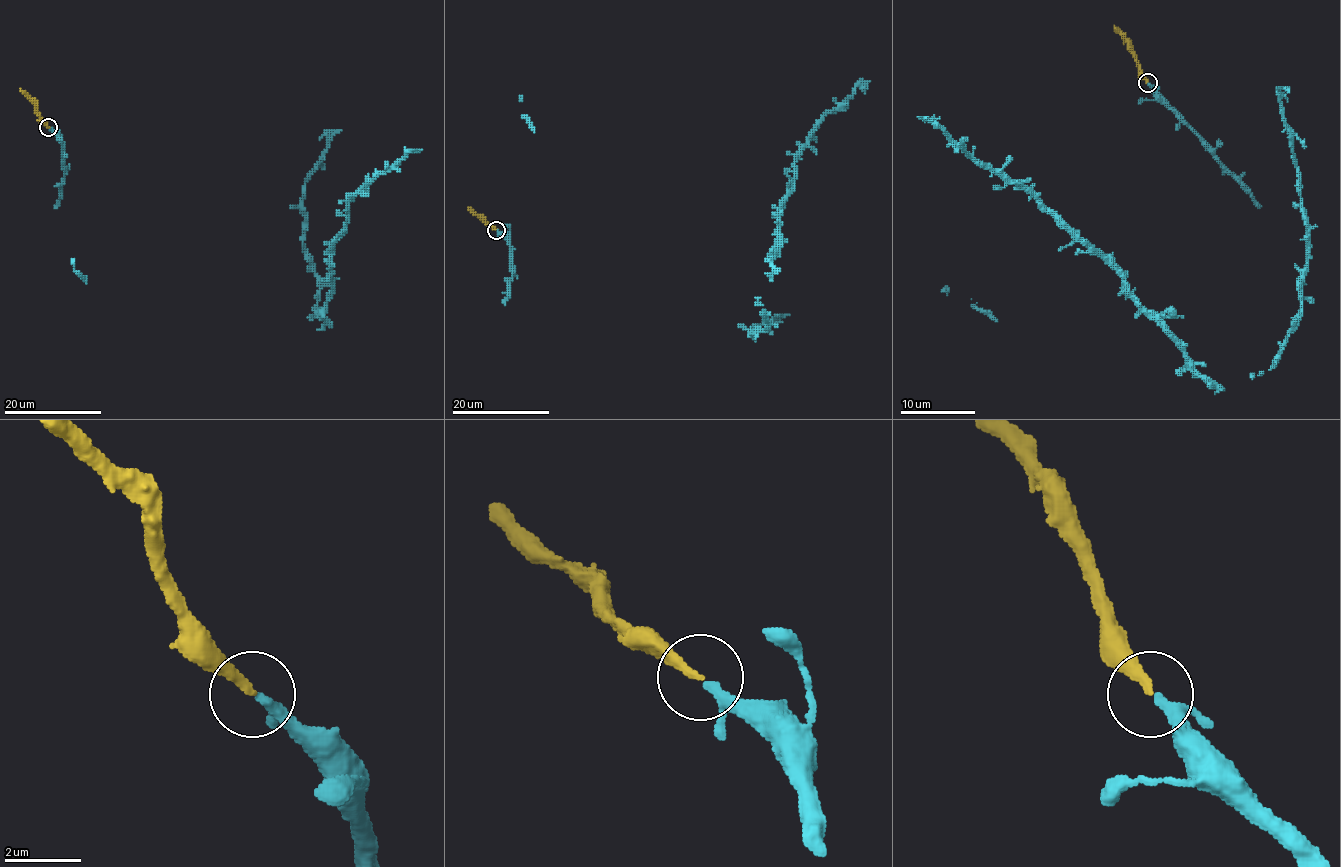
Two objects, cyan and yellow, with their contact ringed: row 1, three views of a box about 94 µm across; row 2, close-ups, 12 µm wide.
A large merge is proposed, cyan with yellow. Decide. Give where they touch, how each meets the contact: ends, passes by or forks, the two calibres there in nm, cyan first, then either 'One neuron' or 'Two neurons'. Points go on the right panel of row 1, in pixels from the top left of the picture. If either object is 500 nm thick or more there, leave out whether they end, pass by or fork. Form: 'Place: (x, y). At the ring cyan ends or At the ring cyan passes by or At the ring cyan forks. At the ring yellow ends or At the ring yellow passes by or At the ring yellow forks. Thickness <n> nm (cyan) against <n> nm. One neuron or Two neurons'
Place: (1147, 83). At the ring cyan passes by. At the ring yellow ends. Thickness 200 nm (cyan) against 240 nm. One neuron

